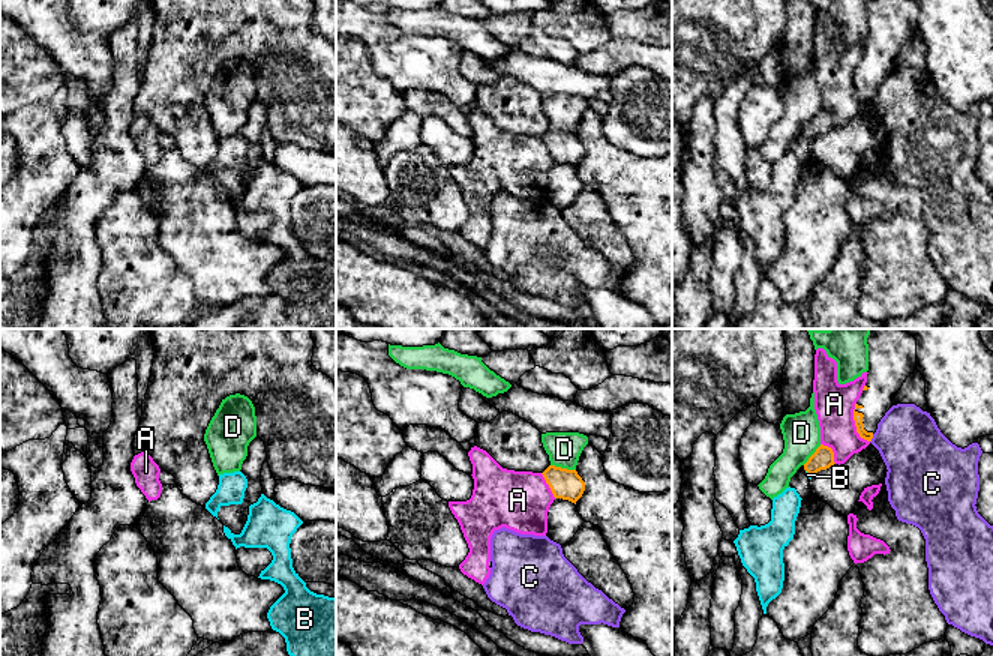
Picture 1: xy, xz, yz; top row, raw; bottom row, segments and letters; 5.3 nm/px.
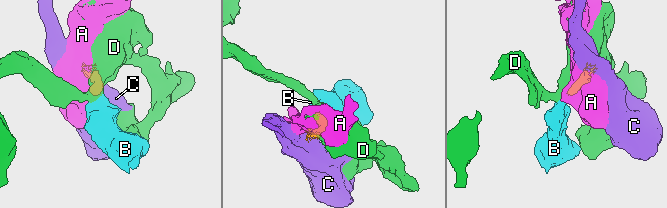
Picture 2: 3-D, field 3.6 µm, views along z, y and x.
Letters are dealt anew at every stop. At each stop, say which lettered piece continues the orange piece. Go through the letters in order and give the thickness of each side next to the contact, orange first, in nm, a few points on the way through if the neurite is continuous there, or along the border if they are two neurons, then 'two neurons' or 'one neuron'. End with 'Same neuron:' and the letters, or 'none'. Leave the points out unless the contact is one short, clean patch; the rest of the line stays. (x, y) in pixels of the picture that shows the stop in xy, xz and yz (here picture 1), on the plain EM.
A: 50/220 nm | two neurons
B: 110/20 nm | across yz (822, 122), (809, 137), (807, 138) | one neuron
C: 50/360 nm | along yz (873, 98), (870, 105) | two neurons
D: 160/180 nm | two neurons
Same neuron: B

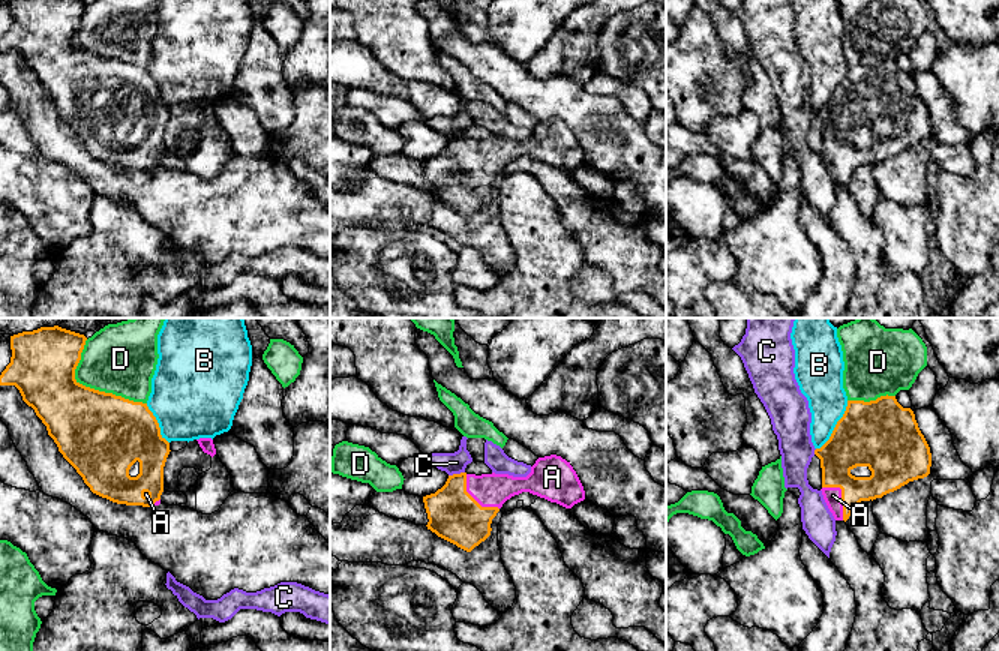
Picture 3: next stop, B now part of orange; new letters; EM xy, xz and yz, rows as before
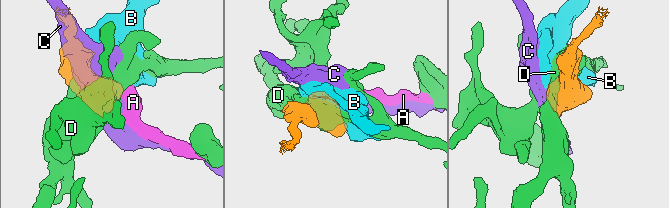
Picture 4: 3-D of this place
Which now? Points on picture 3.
A: 280/180 nm | across xz (453, 179), (473, 162), (492, 153) | one neuron
B: 380/220 nm | two neurons
C: 280/120 nm | along xz (464, 135), (449, 140) | two neurons
D: 460/320 nm | two neurons
Same neuron: A

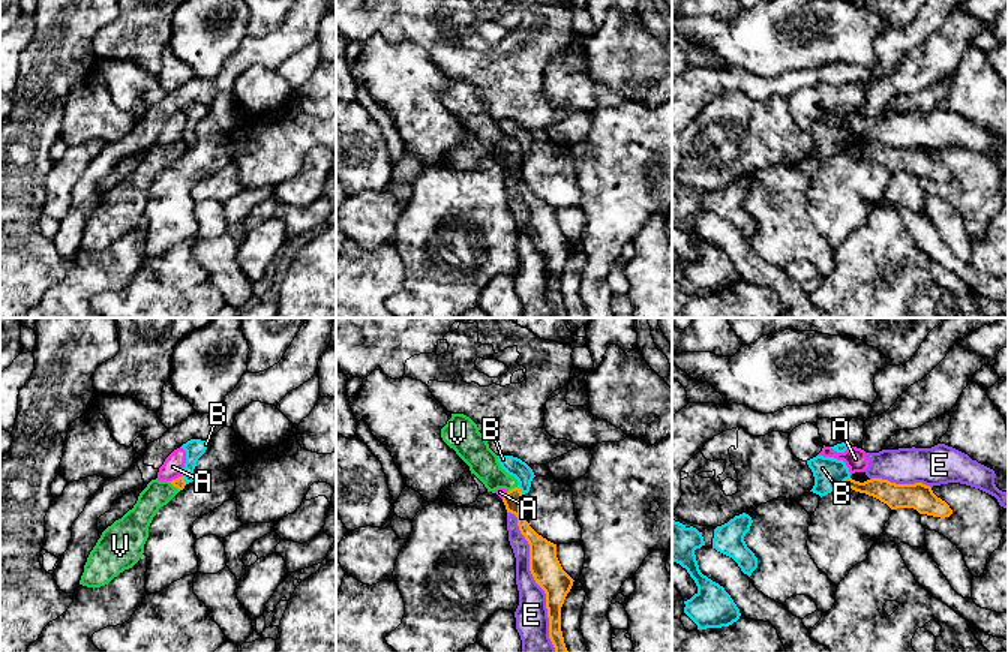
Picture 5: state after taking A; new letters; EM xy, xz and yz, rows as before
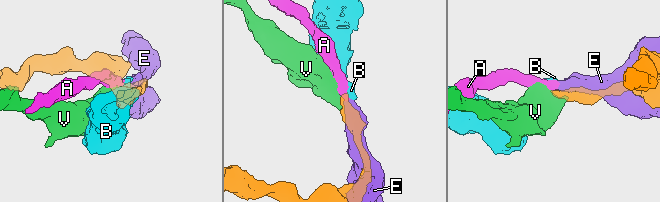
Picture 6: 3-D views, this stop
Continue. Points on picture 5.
A: 60/110 nm | along xy (180, 140), (170, 146) | two neurons
B: 120/170 nm | along yz (849, 141), (842, 149) | two neurons
E: 160/180 nm | two neurons
V: 60/140 nm | across xy (179, 147), (174, 150), (158, 158) | one neuron
Same neuron: V

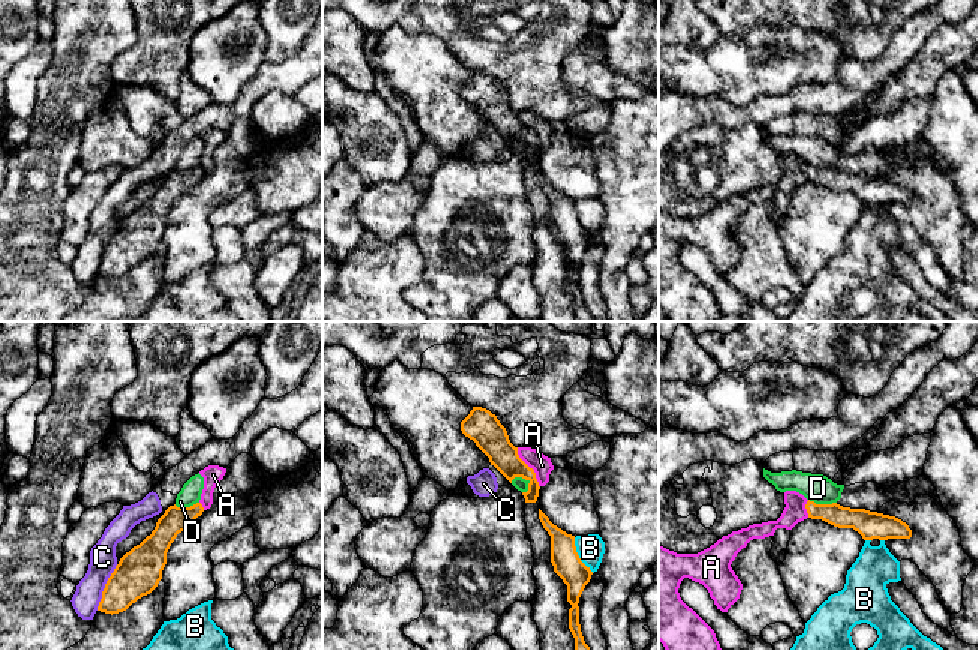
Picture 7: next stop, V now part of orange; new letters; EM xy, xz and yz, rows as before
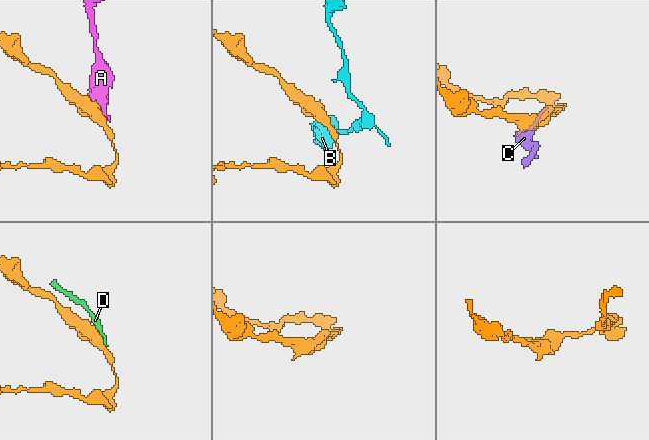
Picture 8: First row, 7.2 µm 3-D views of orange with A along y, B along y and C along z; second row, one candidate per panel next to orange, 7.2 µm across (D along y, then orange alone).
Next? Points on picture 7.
A: 170/110 nm | two neurons
B: 150/150 nm | along xz (573, 201), (578, 221), (593, 236) | two neurons
C: 240/140 nm | two neurons
D: 160/70 nm | along xz (510, 144), (524, 141), (528, 146), (528, 153) | two neurons
Same neuron: none

